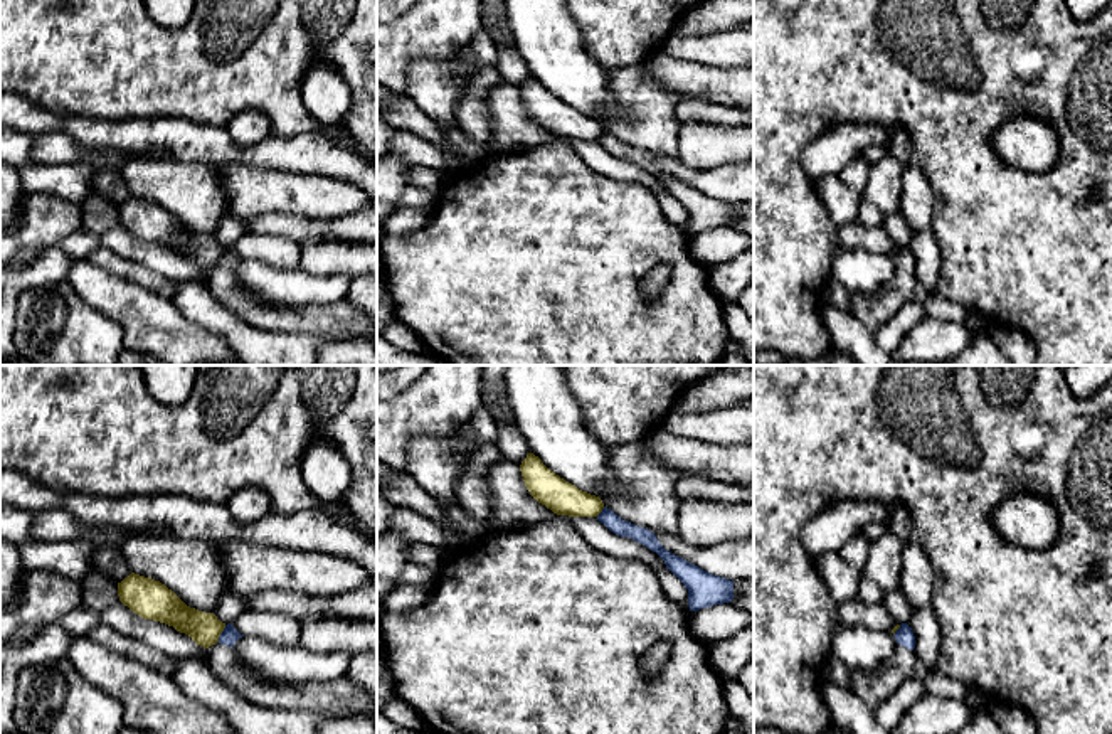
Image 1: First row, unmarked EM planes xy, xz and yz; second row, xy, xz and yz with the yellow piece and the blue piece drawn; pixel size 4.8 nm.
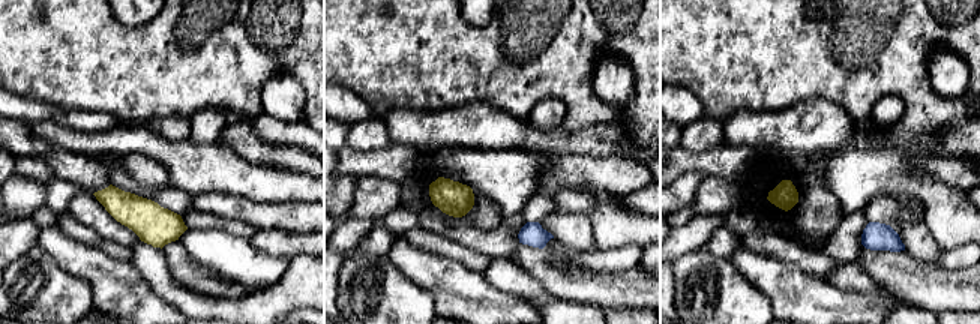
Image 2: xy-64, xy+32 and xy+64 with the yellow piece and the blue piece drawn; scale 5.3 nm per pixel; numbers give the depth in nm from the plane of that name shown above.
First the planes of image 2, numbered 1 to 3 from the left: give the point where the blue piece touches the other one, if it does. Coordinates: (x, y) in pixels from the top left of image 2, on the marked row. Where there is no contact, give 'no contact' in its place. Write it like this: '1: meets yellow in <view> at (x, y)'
1: no contact
2: no contact
3: no contact

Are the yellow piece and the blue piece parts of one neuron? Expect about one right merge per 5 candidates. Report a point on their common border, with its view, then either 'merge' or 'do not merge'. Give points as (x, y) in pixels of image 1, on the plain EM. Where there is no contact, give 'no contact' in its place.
contact xy (221, 255); do not merge

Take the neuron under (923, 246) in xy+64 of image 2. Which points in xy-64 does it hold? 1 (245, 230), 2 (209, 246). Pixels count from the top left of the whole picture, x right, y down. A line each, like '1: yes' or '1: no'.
1: yes
2: no

